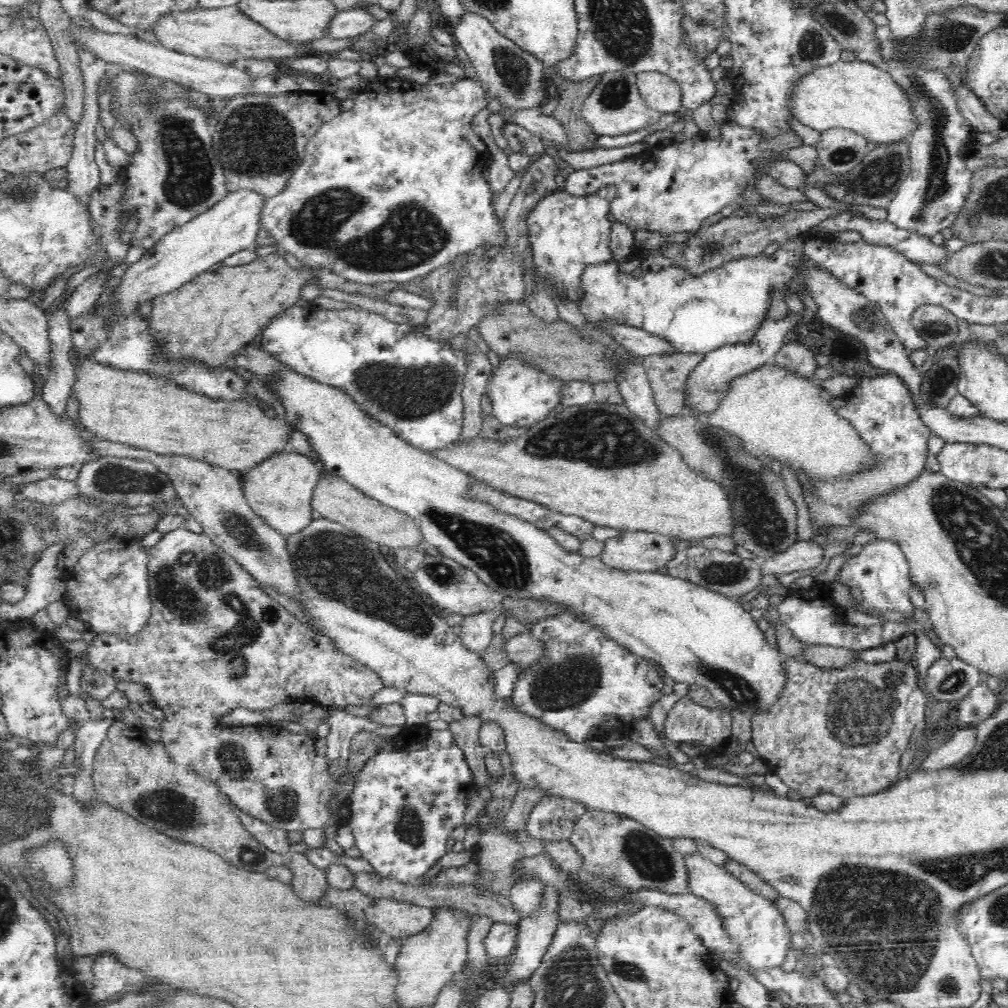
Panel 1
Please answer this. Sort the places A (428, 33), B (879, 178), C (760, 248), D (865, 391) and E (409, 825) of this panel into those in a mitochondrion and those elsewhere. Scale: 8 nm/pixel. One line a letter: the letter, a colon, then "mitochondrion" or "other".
A: other
B: mitochondrion
C: other
D: other
E: mitochondrion

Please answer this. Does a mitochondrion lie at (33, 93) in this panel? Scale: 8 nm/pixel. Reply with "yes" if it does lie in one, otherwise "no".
no

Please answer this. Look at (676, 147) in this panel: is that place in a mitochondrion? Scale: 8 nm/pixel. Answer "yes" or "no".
no

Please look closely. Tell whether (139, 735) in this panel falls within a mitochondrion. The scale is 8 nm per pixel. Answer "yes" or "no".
no

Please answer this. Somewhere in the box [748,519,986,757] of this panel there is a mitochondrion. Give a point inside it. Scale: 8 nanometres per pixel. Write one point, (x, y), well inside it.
(862, 709)

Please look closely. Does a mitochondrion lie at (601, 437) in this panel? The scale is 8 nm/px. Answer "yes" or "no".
yes

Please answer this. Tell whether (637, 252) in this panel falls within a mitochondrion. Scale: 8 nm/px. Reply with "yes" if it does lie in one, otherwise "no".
no

